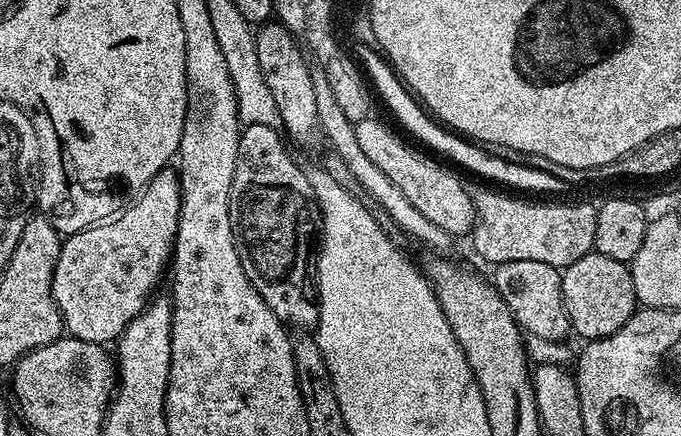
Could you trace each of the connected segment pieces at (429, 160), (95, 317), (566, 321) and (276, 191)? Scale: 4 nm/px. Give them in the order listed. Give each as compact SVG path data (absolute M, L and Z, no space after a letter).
M369 118L355 125L359 147L366 157L370 158L370 162L374 162L378 169L406 194L411 205L427 221L434 222L435 226L440 226L453 238L459 238L463 232L464 235L471 233L472 225L476 223L473 193L464 189L463 182L451 172L453 169L447 163L419 147L411 148L403 135L395 136L382 121L376 119Z
M165 170L157 174L119 216L76 232L61 243L52 279L52 293L58 302L67 335L77 336L82 342L105 346L119 340L126 326L147 306L157 291L156 283L159 282L160 275L163 272L165 274L166 265L172 258L172 250L176 247L179 218L180 181L175 171Z
M502 262L491 269L490 283L496 293L506 302L510 314L529 337L556 344L572 332L572 323L564 305L561 269L549 266L546 262Z
M247 126L241 131L234 182L230 186L230 222L234 230L236 249L242 258L242 270L246 270L246 278L250 278L262 302L266 302L266 306L270 306L272 313L279 320L283 320L285 325L293 329L300 328L296 330L312 330L320 321L314 275L318 209L314 190L308 181L308 173L303 167L300 169L296 165L296 160L288 153L287 146L289 147L285 137L270 126Z

